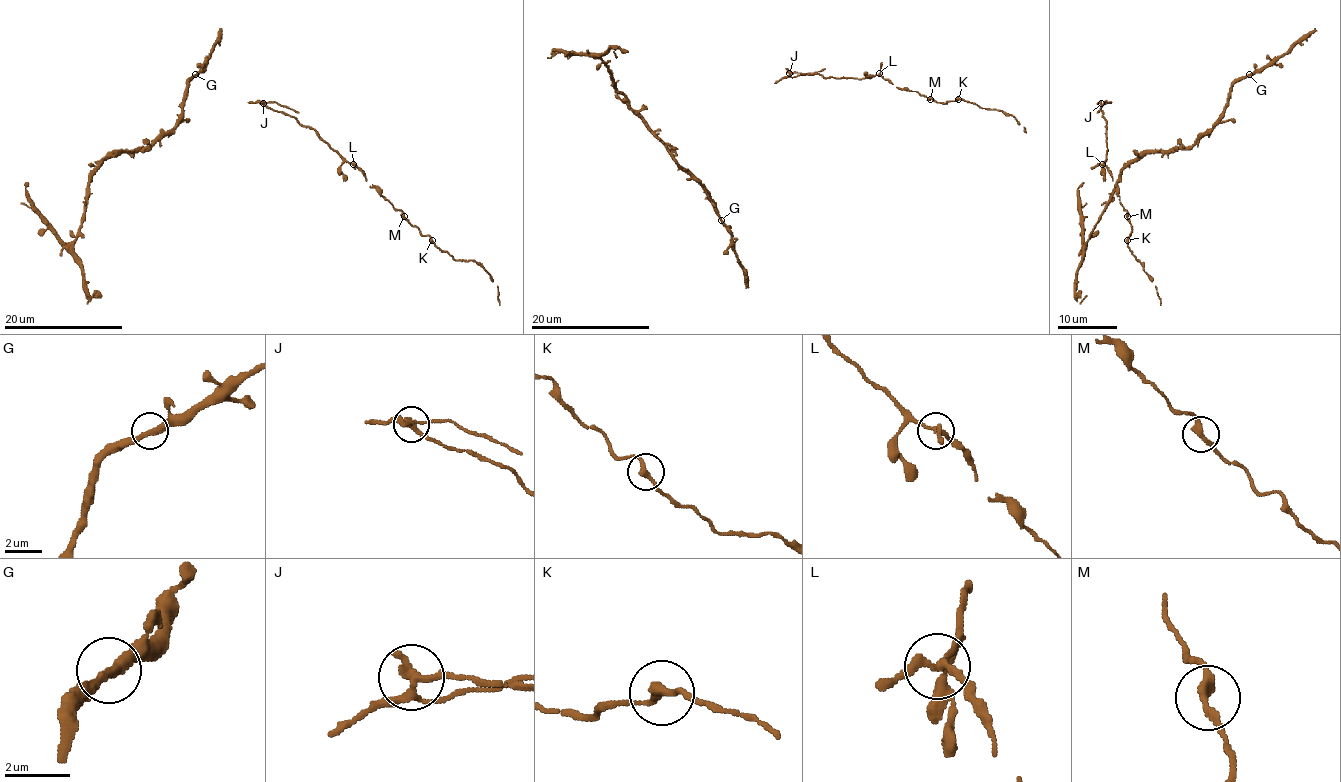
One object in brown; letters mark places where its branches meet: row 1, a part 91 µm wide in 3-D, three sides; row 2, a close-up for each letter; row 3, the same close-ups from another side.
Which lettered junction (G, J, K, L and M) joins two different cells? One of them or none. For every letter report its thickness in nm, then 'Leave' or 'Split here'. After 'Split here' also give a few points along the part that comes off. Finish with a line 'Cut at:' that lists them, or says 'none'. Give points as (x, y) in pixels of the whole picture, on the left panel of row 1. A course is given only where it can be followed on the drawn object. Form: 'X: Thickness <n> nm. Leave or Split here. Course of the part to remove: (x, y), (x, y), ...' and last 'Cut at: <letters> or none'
G: Thickness 280 nm. Leave
J: Thickness 240 nm. Split here. Course of the part to remove: (263, 103), (278, 103), (298, 113)
K: Thickness 240 nm. Leave
L: Thickness 200 nm. Leave
M: Thickness 280 nm. Leave
Cut at: J

